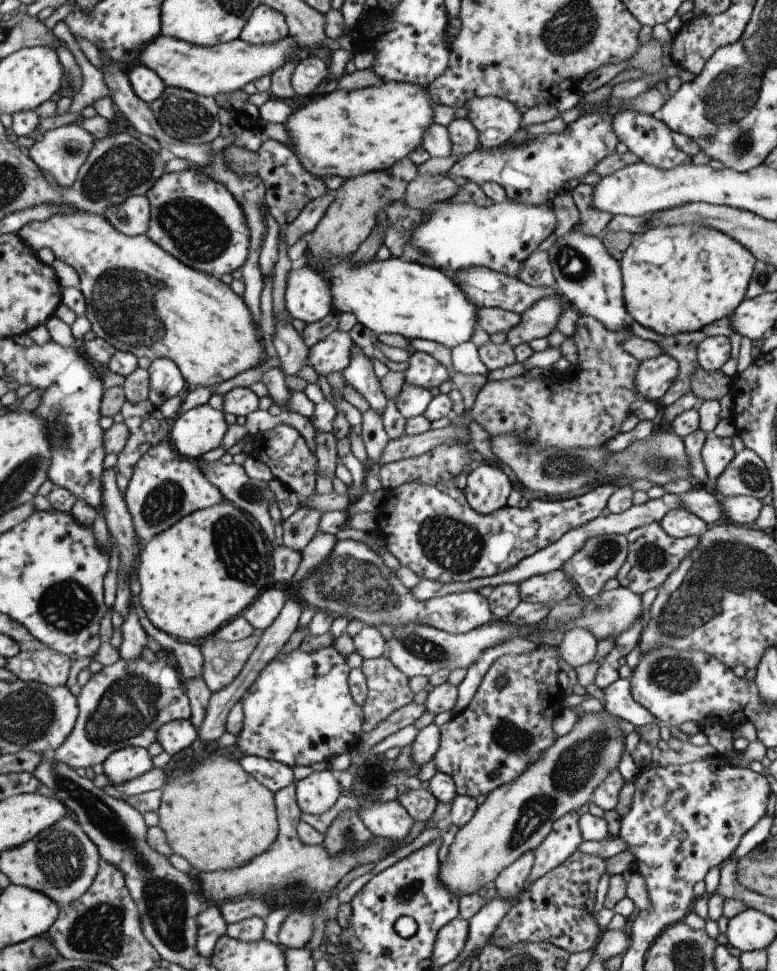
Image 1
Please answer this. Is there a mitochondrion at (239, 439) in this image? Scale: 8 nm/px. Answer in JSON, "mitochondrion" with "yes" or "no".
{"mitochondrion":"no"}

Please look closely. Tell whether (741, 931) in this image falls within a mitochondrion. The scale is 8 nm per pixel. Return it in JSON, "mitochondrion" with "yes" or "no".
{"mitochondrion":"no"}

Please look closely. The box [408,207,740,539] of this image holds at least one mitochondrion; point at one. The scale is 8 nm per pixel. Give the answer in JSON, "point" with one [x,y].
{"point":[557,467]}

